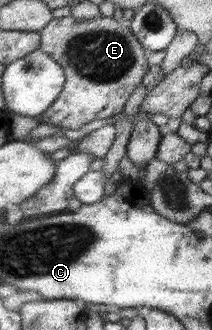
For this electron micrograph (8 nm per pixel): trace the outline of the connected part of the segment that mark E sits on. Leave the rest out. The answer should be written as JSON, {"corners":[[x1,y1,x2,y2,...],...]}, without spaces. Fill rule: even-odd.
{"corners":[[71,16,61,17,44,25,43,29,38,31,38,34,40,35,40,42,37,50,51,56,51,59,54,59,57,65,63,69,65,75,61,93,41,114,41,117,43,117,42,123,47,125,77,129,81,125,93,121,93,119,105,119,117,115,117,113,123,111,129,96,134,96,134,90,148,70,144,49,130,32,128,24,113,20,111,16,77,21,73,21]]}

